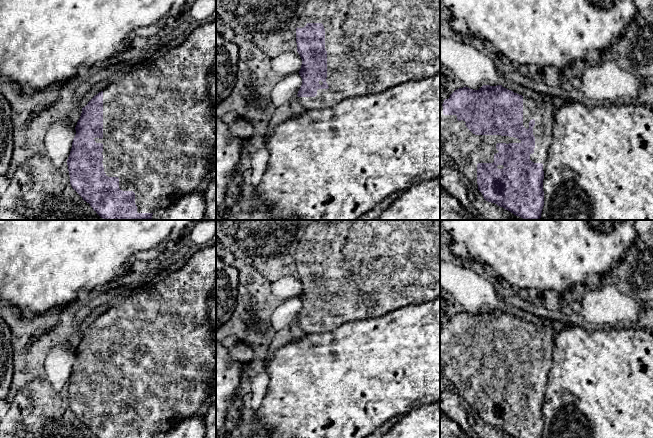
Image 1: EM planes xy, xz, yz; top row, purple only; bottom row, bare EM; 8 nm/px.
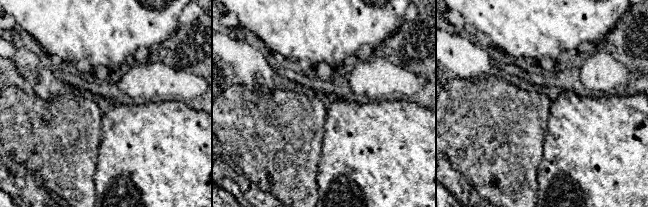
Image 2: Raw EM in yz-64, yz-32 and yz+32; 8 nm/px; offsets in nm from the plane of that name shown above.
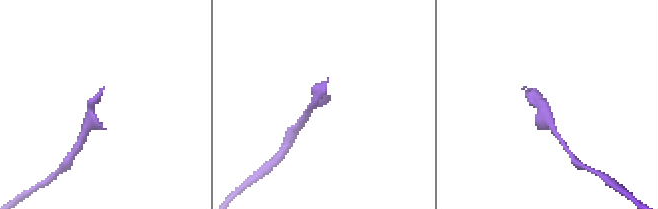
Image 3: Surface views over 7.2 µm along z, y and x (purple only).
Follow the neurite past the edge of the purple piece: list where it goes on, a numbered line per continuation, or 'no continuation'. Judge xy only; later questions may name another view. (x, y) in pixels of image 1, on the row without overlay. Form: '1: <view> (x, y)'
1: xy (159, 356)

